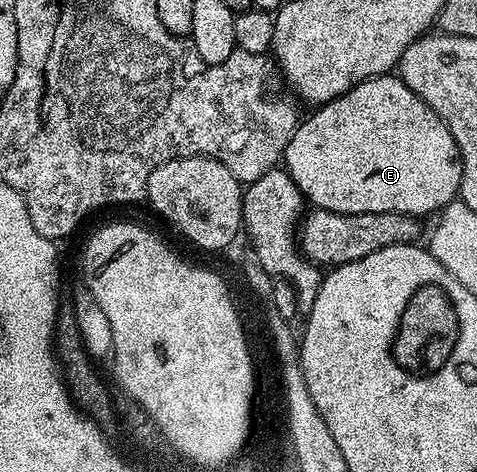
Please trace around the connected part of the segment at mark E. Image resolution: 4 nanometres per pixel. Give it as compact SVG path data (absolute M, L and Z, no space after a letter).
M398 76L383 78L367 78L362 84L350 88L342 96L317 106L311 111L308 119L301 121L296 127L290 144L286 144L282 159L283 169L298 184L301 194L315 209L329 210L339 214L365 214L366 212L394 212L395 214L409 214L411 218L420 218L424 214L435 215L437 212L457 201L460 193L460 150L456 147L454 136L445 122L429 106L423 102L412 89Z

